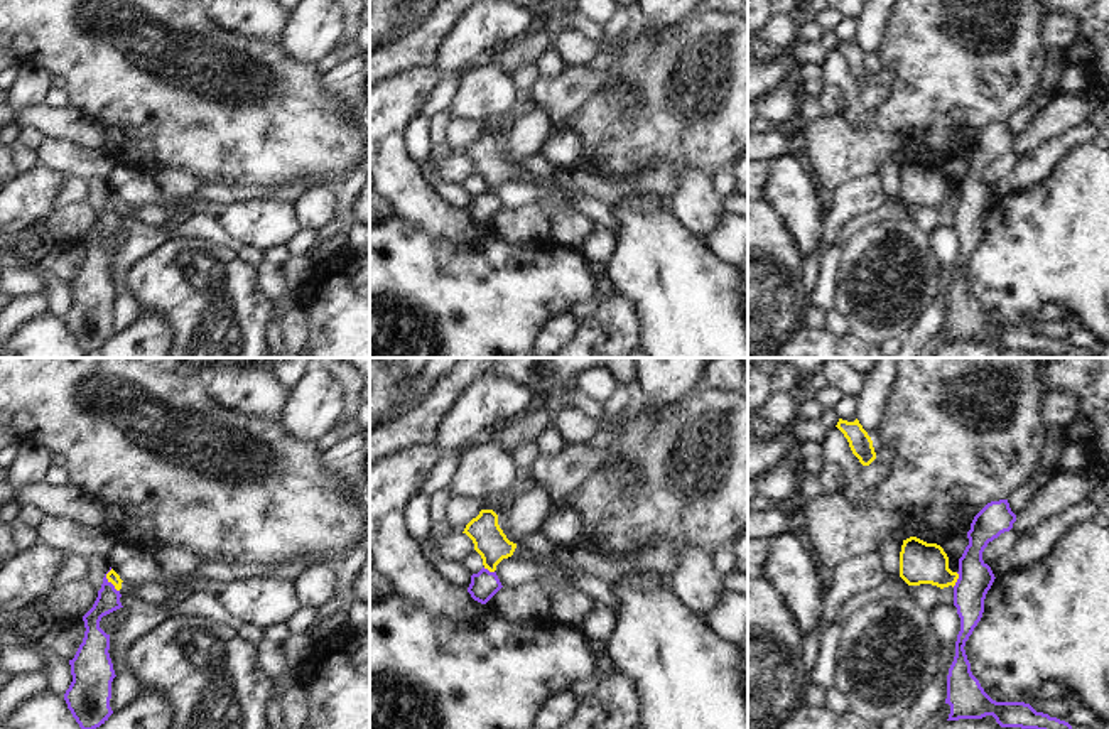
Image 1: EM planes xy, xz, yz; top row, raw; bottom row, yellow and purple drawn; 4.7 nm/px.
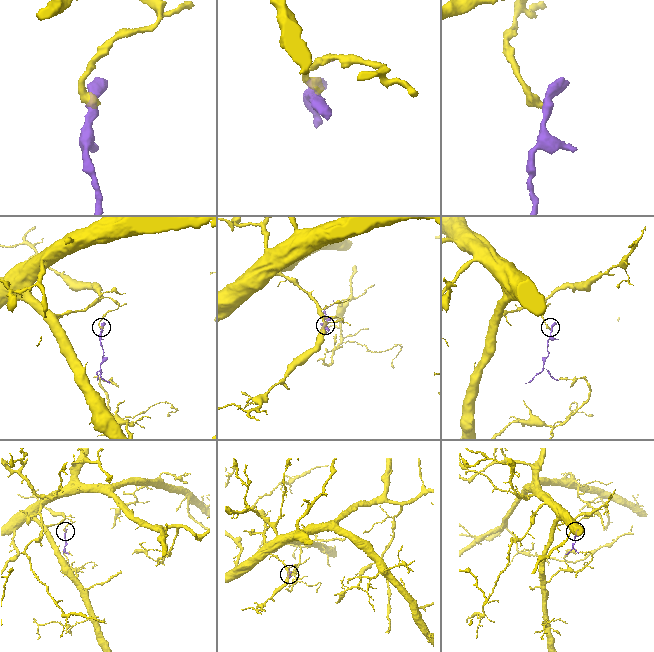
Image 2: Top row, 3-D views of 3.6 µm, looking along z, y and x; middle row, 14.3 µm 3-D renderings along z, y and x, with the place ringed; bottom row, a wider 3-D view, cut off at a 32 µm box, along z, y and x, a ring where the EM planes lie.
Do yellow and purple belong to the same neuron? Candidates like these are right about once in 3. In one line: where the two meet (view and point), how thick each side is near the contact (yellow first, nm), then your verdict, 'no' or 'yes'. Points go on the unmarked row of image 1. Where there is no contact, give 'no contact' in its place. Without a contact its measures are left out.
xy (108, 203) | 60/110 nm | no

